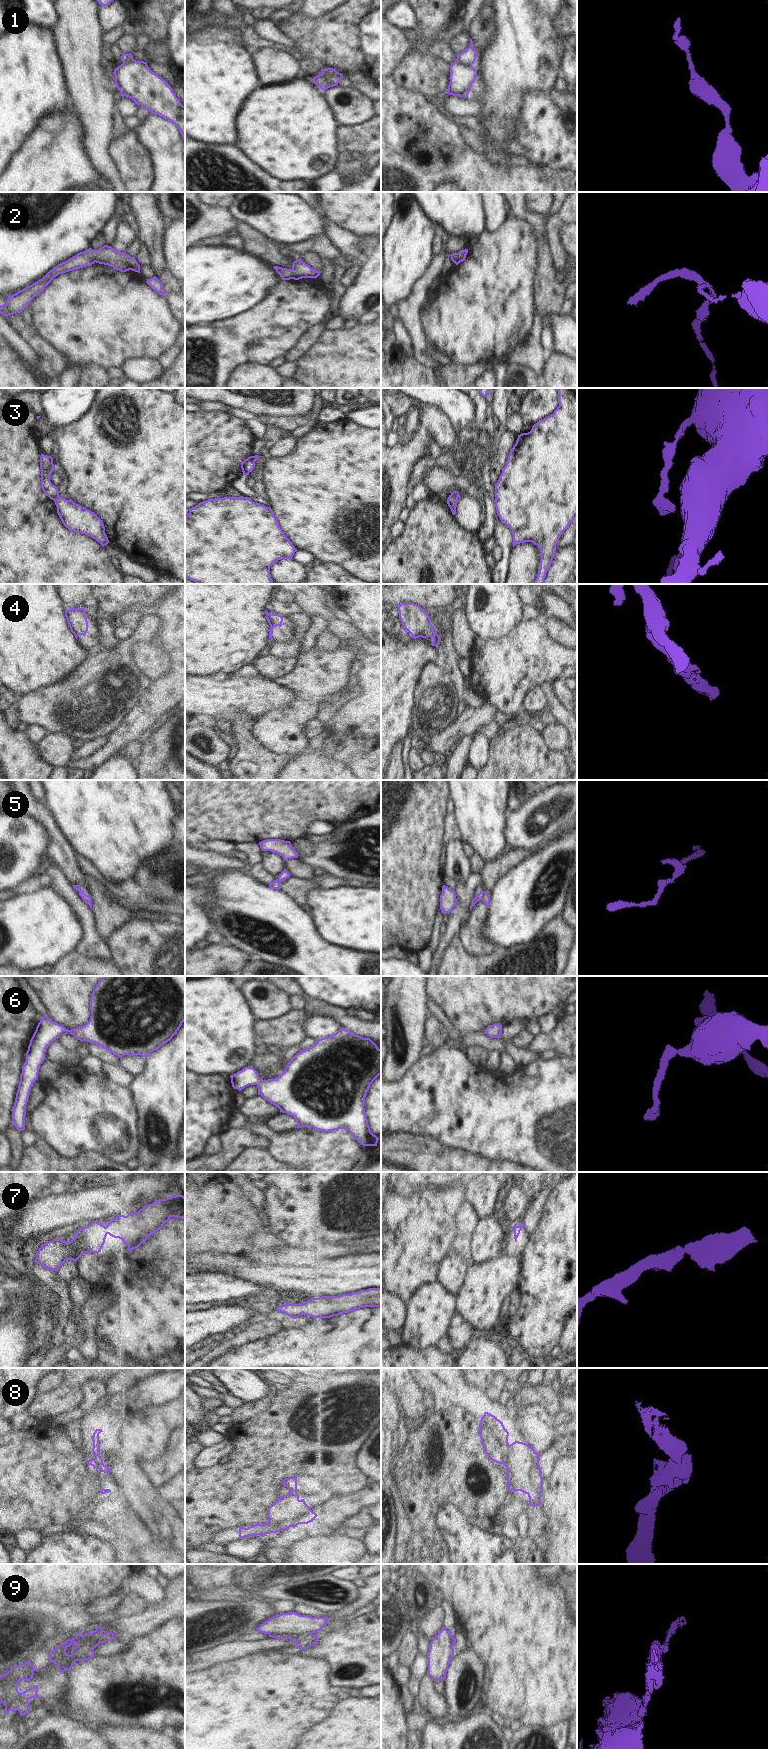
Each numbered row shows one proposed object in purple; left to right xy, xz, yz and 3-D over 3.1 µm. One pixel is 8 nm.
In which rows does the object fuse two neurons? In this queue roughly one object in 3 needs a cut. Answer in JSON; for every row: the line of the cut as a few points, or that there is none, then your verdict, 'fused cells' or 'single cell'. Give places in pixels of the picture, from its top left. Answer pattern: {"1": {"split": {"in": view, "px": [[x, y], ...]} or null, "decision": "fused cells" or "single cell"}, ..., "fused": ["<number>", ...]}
{"1": {"split": {"in": "yz", "px": [[456, 60], [463, 64], [471, 65]]}, "decision": "fused cells"}, "2": {"split": null, "decision": "single cell"}, "3": {"split": {"in": "xy", "px": [[58, 495], [54, 500]]}, "decision": "fused cells"}, "4": {"split": null, "decision": "single cell"}, "5": {"split": null, "decision": "single cell"}, "6": {"split": null, "decision": "single cell"}, "7": {"split": null, "decision": "single cell"}, "8": {"split": {"in": "yz", "px": [[509, 1445], [509, 1454], [502, 1463]]}, "decision": "fused cells"}, "9": {"split": {"in": "xz", "px": [[311, 1633], [269, 1634]]}, "decision": "fused cells"}, "fused": ["1", "3", "8", "9"]}

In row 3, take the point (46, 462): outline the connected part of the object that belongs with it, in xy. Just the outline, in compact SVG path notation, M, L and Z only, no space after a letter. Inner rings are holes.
M41 453L41 488L43 492L52 500L59 496L59 491L50 481L50 475L54 471L53 458Z

